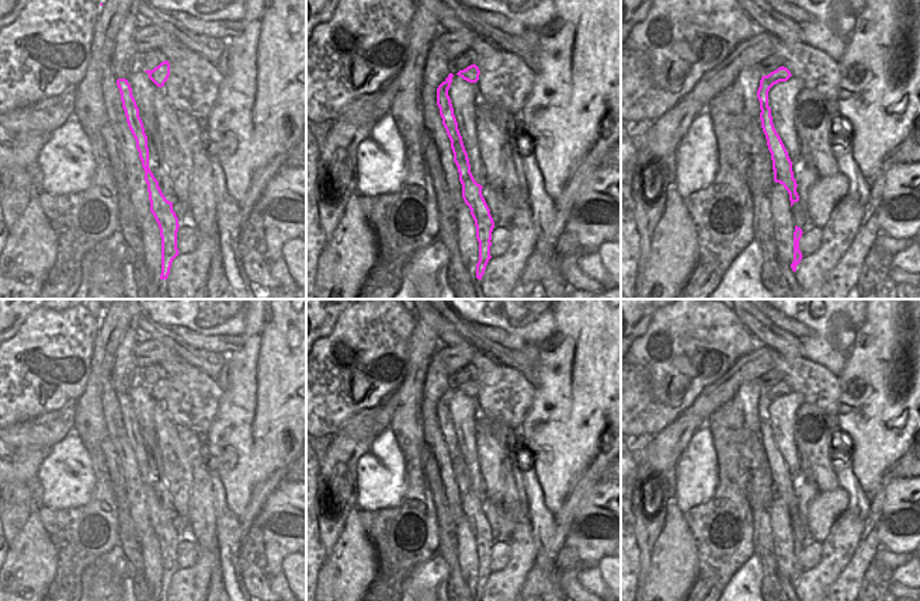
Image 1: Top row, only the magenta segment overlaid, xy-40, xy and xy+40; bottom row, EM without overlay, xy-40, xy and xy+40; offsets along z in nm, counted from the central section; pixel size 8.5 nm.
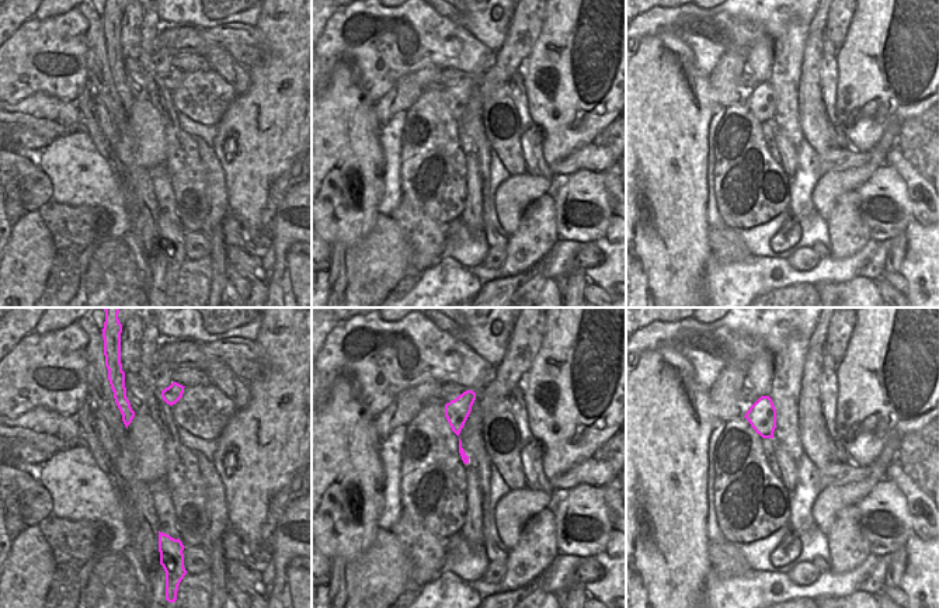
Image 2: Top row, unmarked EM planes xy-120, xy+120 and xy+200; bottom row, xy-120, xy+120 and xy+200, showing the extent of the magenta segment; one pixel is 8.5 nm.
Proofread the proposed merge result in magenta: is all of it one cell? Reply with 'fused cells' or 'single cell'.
fused cells

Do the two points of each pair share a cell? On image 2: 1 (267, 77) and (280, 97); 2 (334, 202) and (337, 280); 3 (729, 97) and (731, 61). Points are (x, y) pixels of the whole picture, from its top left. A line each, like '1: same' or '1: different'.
1: same
2: different
3: same

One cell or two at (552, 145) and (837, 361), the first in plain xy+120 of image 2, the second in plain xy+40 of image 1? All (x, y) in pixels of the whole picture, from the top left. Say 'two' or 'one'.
two

